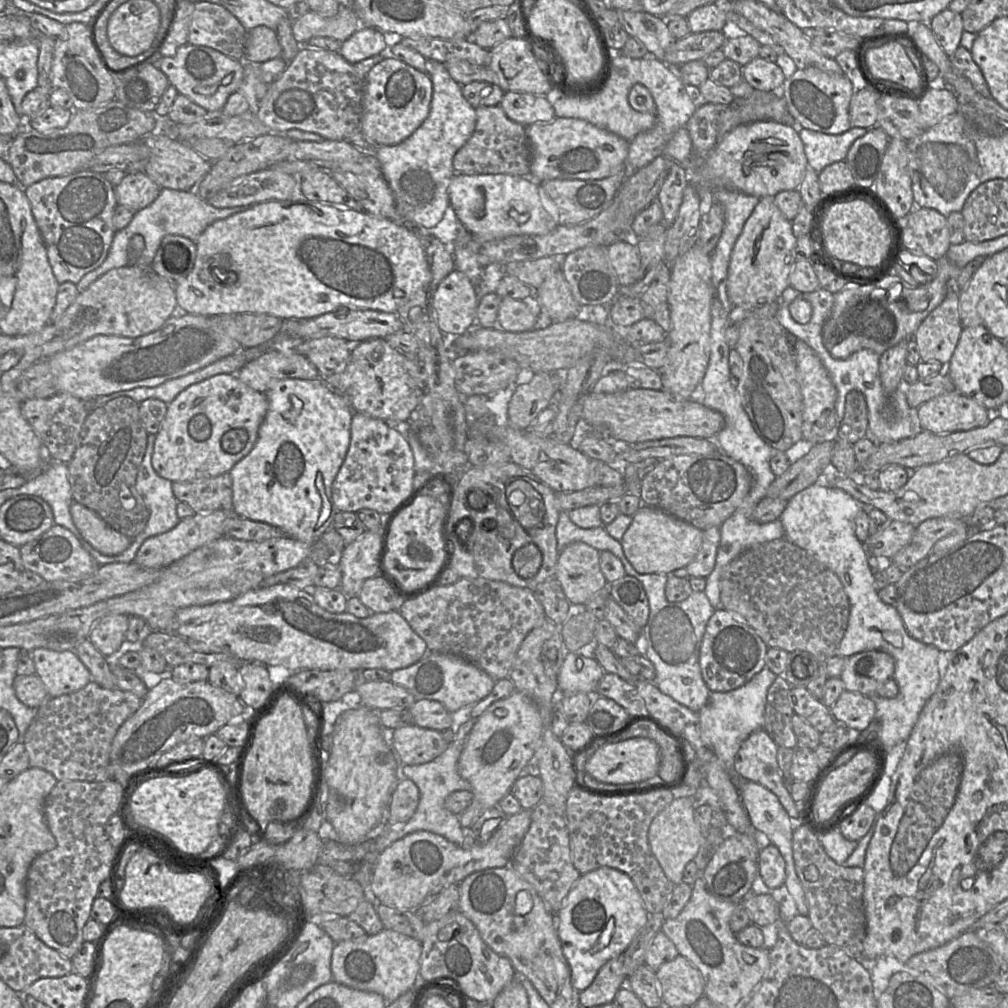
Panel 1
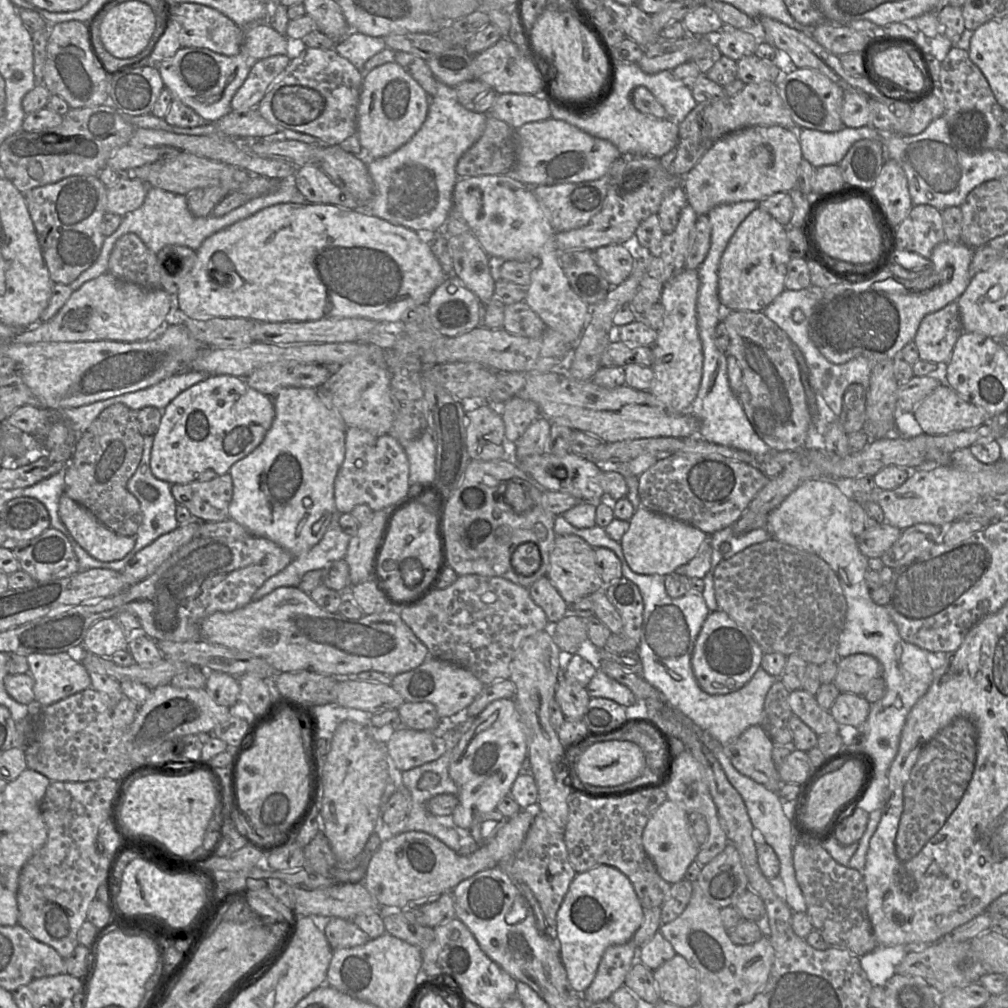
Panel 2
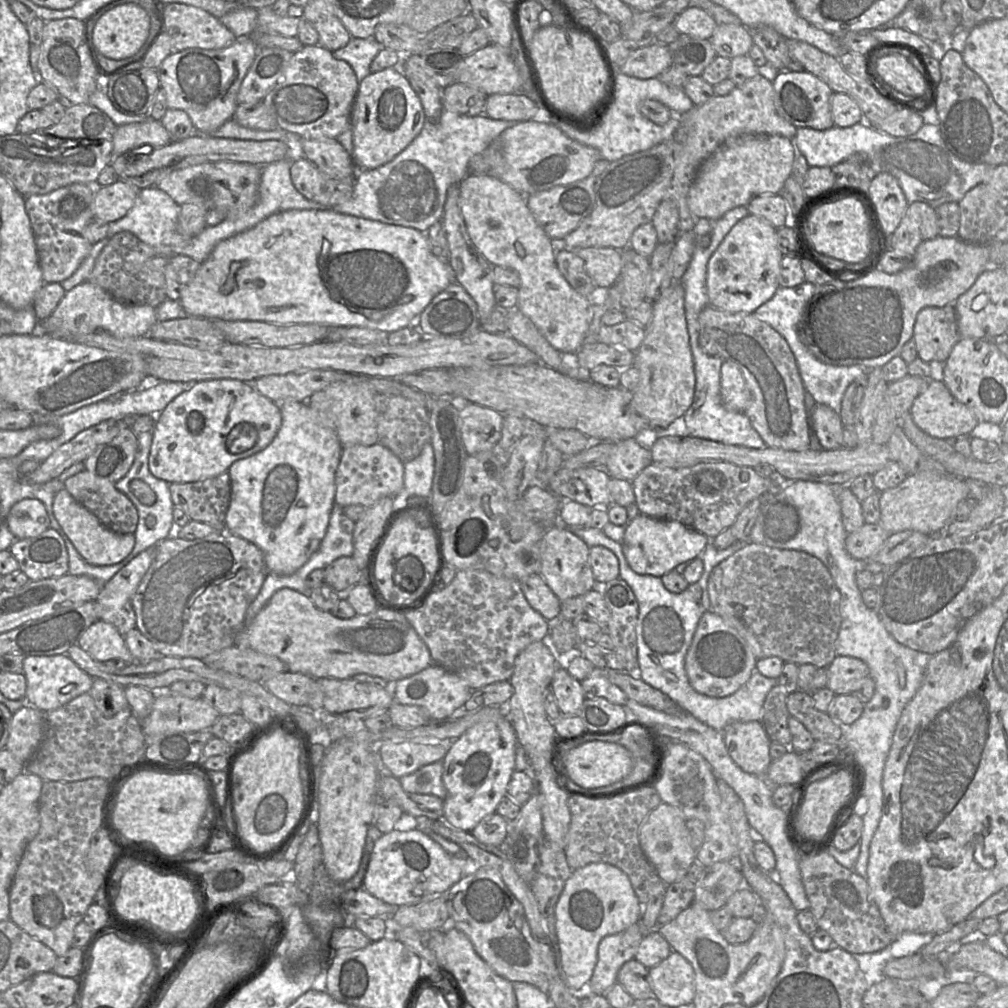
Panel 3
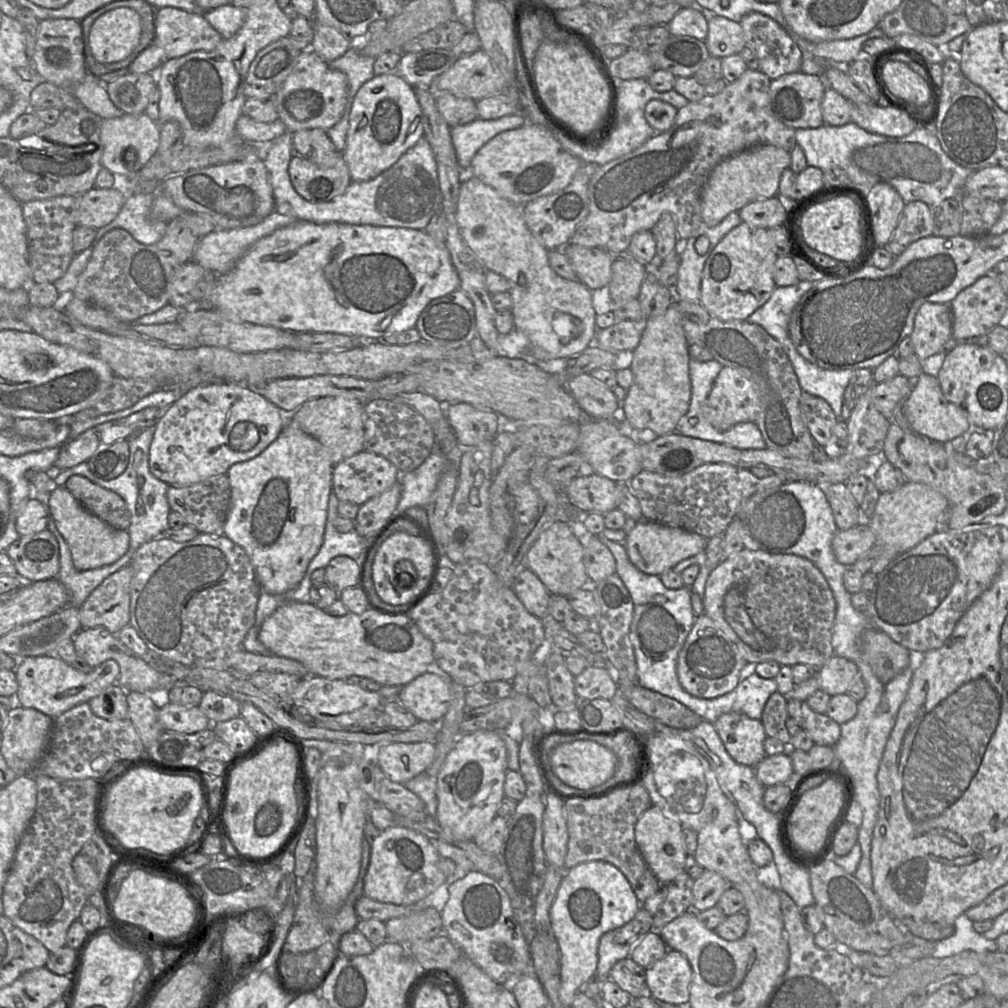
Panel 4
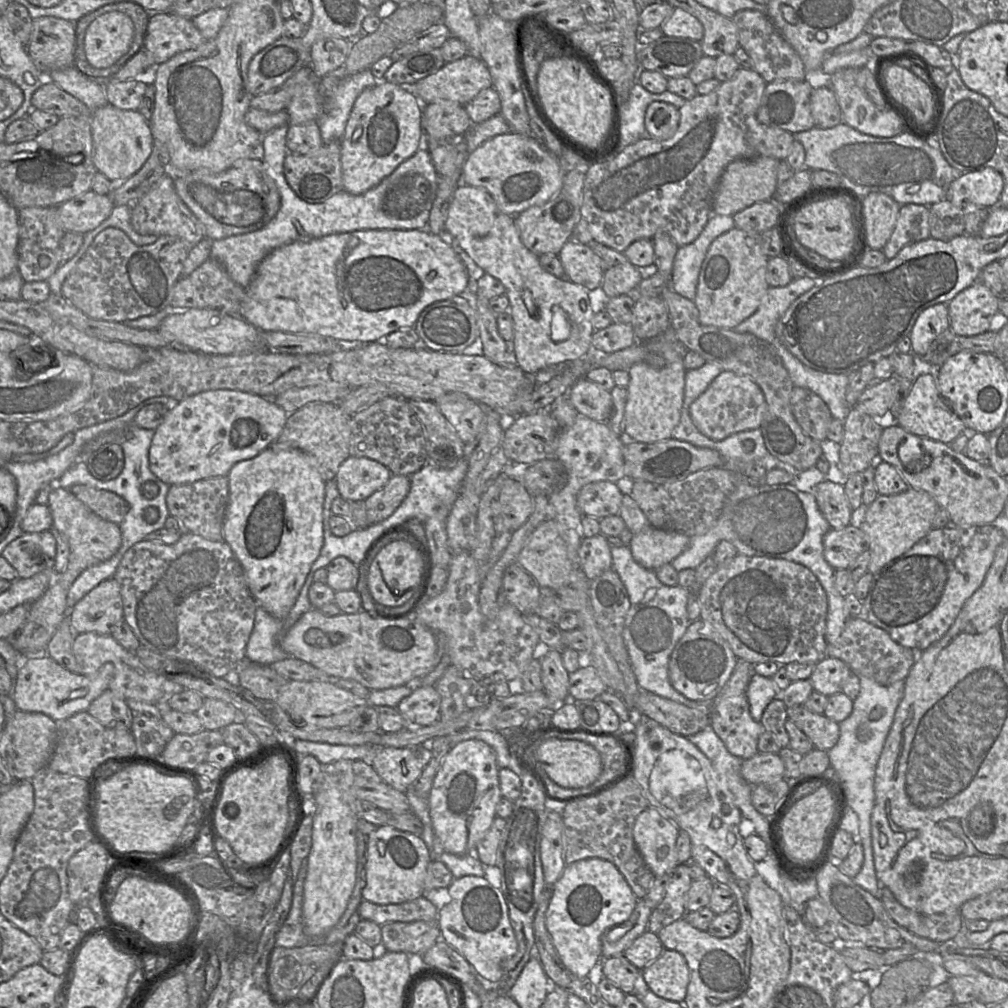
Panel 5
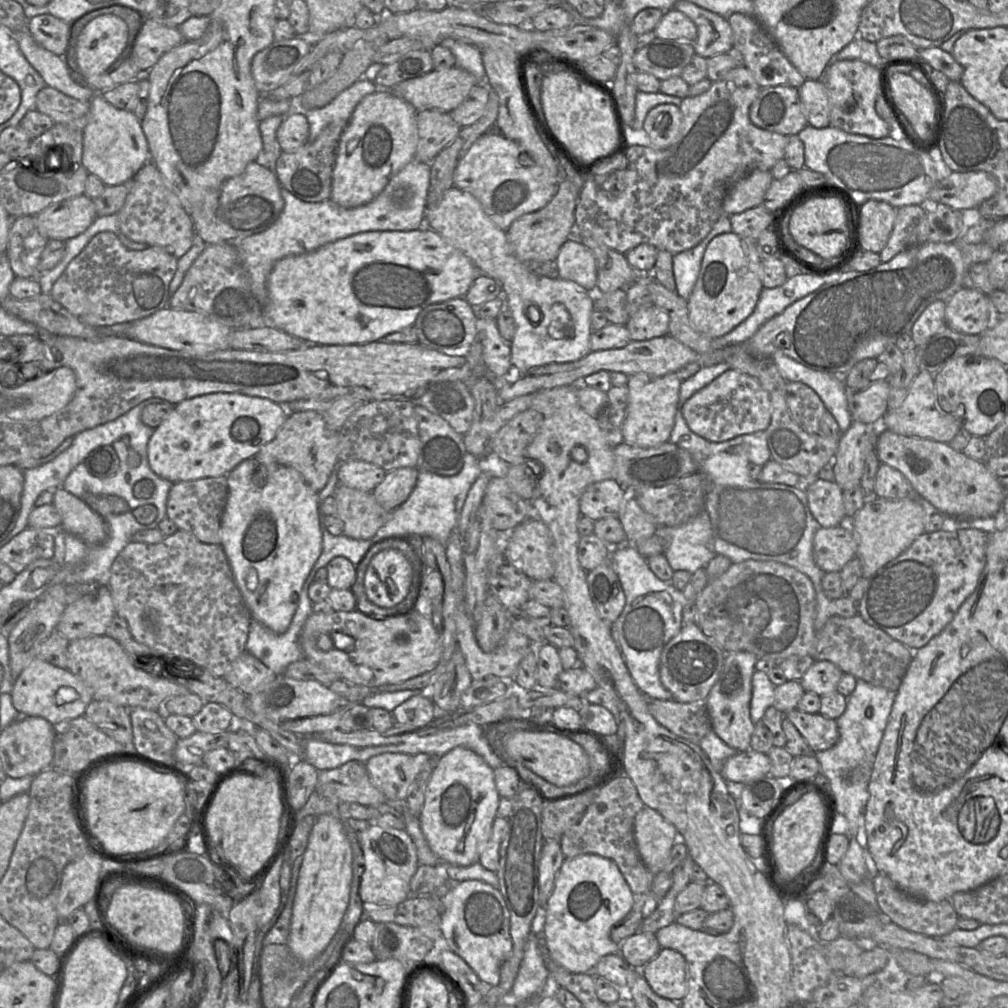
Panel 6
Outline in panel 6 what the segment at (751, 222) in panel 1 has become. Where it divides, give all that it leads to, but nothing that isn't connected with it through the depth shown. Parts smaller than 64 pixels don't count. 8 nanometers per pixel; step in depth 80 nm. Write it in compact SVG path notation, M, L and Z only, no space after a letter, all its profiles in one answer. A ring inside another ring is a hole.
M734 232L714 237L707 246L697 282L688 301L689 319L692 326L710 338L719 338L742 323L754 311L764 289L762 283L762 258L755 239L746 239Z

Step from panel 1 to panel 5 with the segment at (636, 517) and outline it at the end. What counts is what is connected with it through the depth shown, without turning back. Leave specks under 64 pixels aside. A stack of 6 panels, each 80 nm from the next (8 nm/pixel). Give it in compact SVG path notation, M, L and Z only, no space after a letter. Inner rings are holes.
M649 526L636 533L628 545L634 560L649 570L671 562L689 545L690 536L673 530Z

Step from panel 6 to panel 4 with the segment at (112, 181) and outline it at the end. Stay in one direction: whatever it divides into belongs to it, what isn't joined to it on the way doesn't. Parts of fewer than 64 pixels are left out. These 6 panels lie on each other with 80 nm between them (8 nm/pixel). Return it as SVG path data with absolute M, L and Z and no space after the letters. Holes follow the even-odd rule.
M124 113L121 117L103 119L100 140L103 146L102 166L116 177L128 177L140 171L157 152L160 144L160 125L145 113L137 115ZM125 155L128 159L125 159Z

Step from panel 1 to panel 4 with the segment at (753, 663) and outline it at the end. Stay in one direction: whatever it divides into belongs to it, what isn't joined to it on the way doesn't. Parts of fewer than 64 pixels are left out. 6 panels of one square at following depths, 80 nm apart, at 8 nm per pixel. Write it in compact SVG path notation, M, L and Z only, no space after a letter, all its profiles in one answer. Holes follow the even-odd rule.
M704 613L698 617L678 654L677 675L681 686L699 698L716 698L734 690L747 665L737 645Z

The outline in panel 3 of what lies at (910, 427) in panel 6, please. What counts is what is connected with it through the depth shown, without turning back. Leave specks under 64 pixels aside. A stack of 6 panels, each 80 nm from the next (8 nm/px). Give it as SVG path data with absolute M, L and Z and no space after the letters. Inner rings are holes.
M929 380L927 388L914 400L910 415L915 425L926 434L944 440L955 440L969 436L979 423L974 412L959 402L948 390L943 381Z

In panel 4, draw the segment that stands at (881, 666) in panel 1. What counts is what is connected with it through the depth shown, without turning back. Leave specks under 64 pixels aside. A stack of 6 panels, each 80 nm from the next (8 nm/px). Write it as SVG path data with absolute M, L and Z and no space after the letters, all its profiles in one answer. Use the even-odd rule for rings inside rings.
M835 654L817 671L819 689L830 696L847 693L857 675L857 665Z

